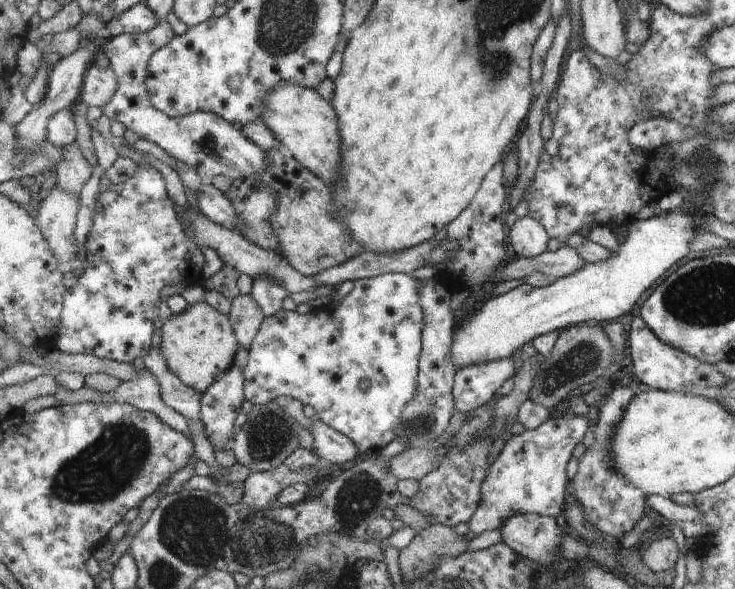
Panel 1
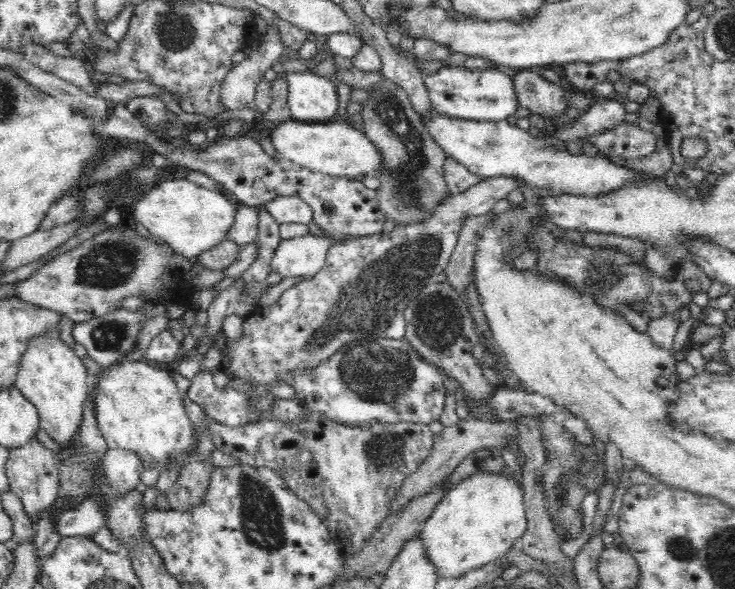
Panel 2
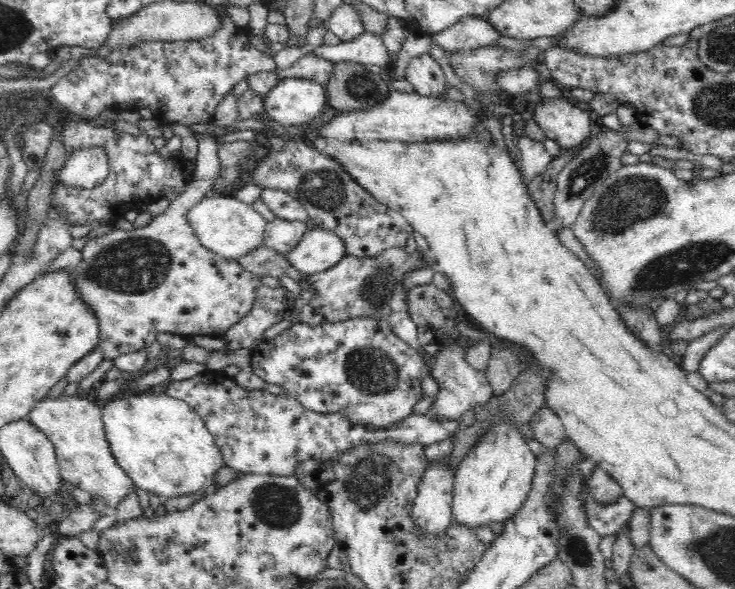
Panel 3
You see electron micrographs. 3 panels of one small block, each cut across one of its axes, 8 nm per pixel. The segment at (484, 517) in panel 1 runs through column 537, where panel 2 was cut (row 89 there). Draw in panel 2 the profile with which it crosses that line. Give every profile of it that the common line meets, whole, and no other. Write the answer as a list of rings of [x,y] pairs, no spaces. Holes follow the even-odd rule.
[[[443,66],[434,73],[427,73],[425,83],[440,115],[462,120],[499,121],[506,120],[518,110],[519,104],[510,75],[500,68],[470,70],[463,67]]]

